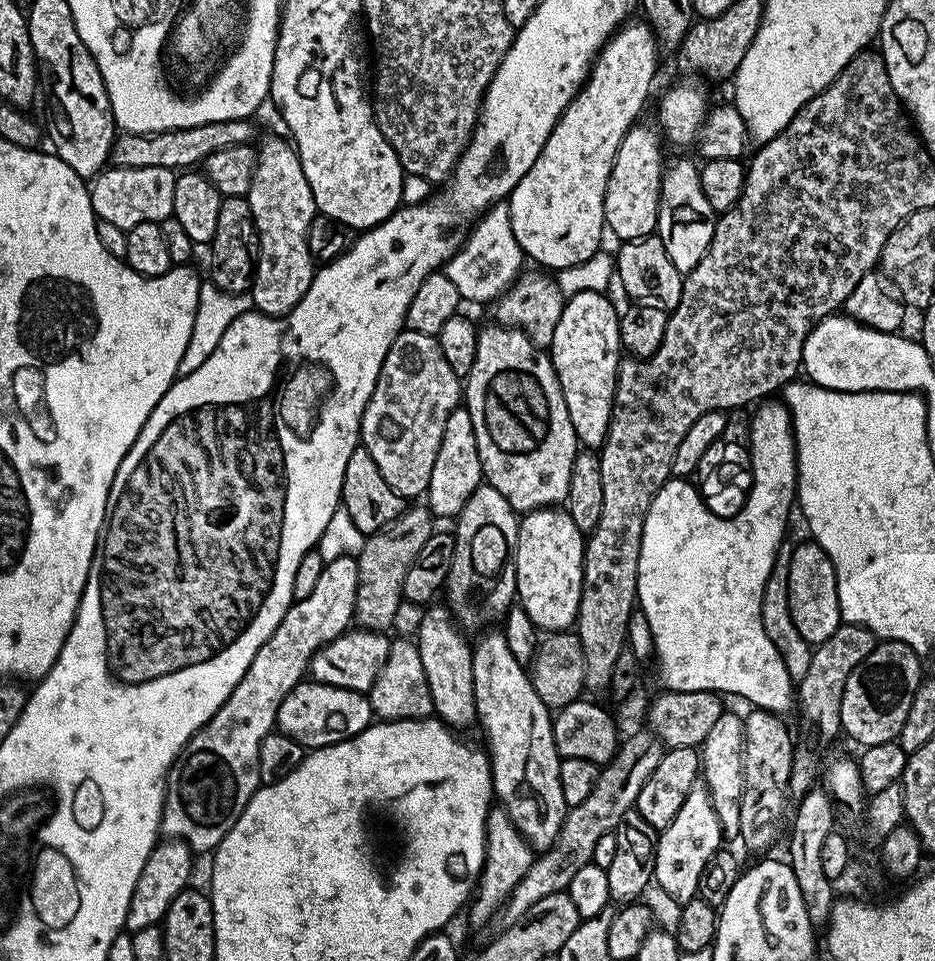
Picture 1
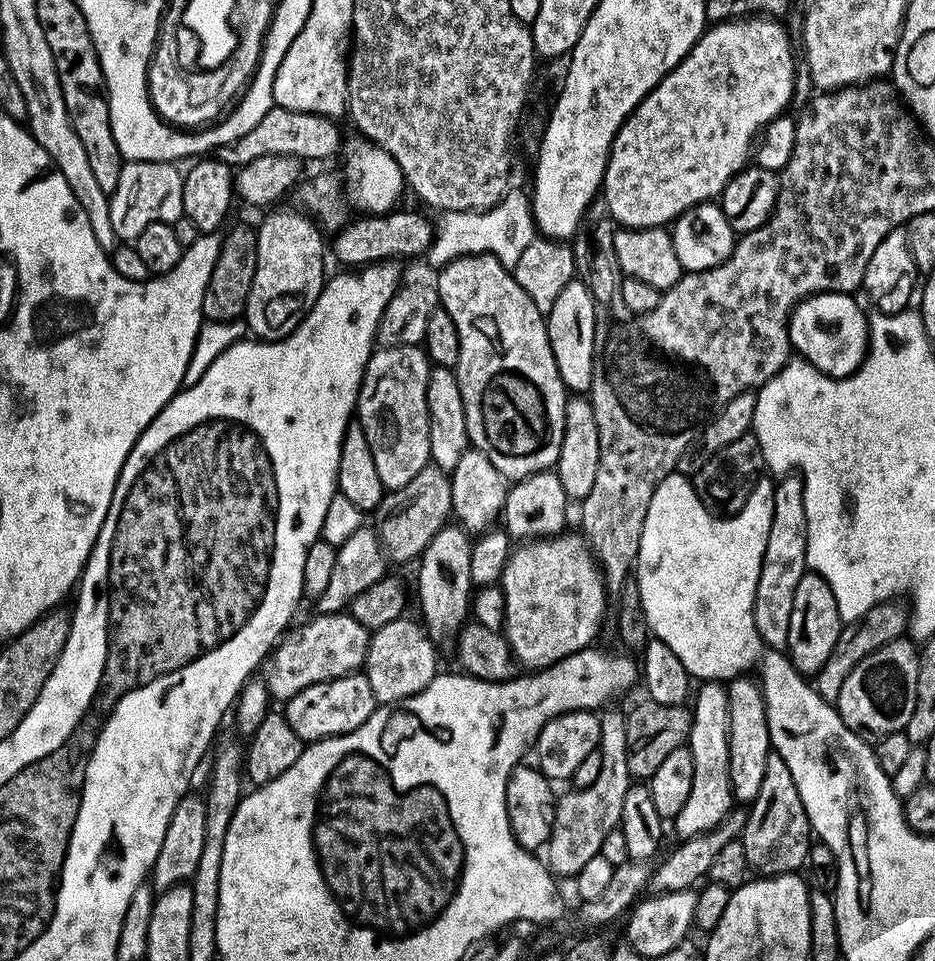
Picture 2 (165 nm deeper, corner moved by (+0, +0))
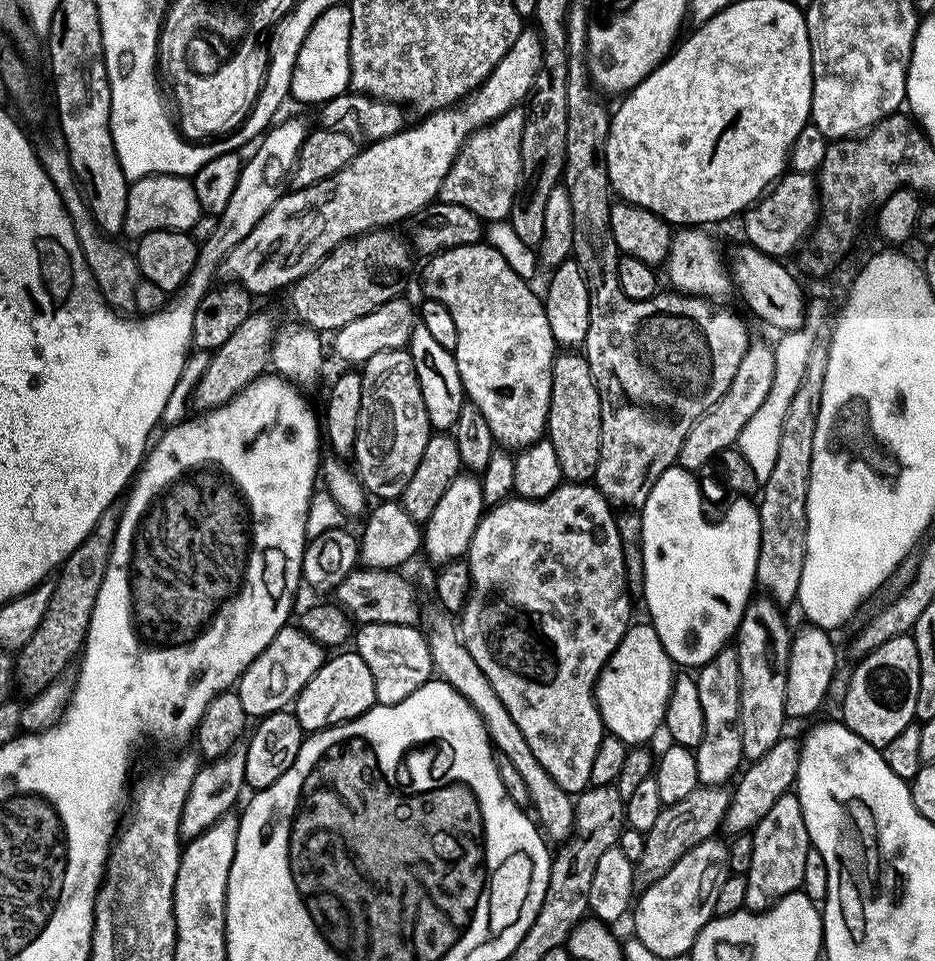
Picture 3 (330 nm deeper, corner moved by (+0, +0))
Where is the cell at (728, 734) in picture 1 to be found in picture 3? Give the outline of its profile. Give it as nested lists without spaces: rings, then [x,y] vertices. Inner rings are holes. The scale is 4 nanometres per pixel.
[[[771,598],[763,599],[749,603],[734,637],[740,667],[740,733],[748,762],[762,758],[786,732],[786,678],[794,632],[780,613],[781,605]]]

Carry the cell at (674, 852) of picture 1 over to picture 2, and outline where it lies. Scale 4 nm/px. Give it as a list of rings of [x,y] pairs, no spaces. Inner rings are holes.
[[[704,682],[695,689],[694,700],[695,696],[696,705],[691,705],[690,708],[692,729],[686,741],[686,747],[694,758],[694,786],[690,786],[690,794],[686,797],[686,806],[682,806],[682,810],[678,810],[674,821],[677,837],[680,838],[701,836],[702,833],[709,832],[711,828],[721,824],[734,807],[732,787],[730,786],[730,742],[728,741],[730,702],[728,701],[728,689],[720,682]]]

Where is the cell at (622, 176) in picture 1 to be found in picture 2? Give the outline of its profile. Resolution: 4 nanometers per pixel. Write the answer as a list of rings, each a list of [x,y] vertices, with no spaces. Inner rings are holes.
[[[759,14],[743,20],[725,20],[713,23],[700,35],[700,41],[689,50],[684,61],[674,70],[667,72],[661,78],[660,85],[631,112],[612,143],[602,185],[602,202],[608,208],[609,216],[620,228],[663,228],[671,225],[676,217],[681,216],[686,209],[692,208],[696,204],[715,201],[730,182],[730,178],[737,176],[749,163],[750,153],[753,151],[758,133],[774,117],[785,115],[789,111],[788,103],[791,102],[792,96],[794,97],[796,92],[798,73],[796,73],[796,60],[792,57],[792,40],[788,37],[787,30],[780,24],[783,23],[779,19]]]

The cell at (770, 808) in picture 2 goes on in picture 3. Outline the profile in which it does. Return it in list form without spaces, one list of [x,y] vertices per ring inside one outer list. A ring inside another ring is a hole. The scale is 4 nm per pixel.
[[[795,791],[782,794],[770,810],[752,829],[753,861],[746,875],[746,898],[744,908],[749,912],[765,912],[786,894],[799,892],[804,886],[806,854],[810,847],[806,818],[802,814],[802,802]]]

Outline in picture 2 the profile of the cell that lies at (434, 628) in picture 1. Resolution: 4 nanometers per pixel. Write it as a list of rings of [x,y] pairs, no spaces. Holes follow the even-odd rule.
[[[445,526],[438,530],[418,560],[420,573],[416,588],[420,591],[420,612],[424,615],[423,627],[429,636],[439,638],[447,632],[459,633],[470,616],[470,597],[474,585],[470,578],[472,543],[469,533],[459,526]]]

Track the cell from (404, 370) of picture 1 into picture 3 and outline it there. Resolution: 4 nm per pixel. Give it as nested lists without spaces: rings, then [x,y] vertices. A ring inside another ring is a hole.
[[[395,348],[374,354],[374,358],[370,358],[362,366],[362,410],[358,414],[358,438],[354,453],[354,467],[365,489],[373,497],[380,496],[376,498],[381,501],[399,497],[417,469],[422,450],[426,450],[426,442],[433,432],[426,414],[426,402],[422,402],[418,374],[414,374],[414,362],[407,350]]]

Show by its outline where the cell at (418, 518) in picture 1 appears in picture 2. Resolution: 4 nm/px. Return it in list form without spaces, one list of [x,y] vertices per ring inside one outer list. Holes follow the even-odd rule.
[[[433,464],[423,467],[417,477],[412,478],[406,486],[385,493],[374,513],[374,530],[385,557],[391,563],[394,561],[398,564],[419,559],[435,534],[438,534],[438,530],[444,528],[451,519],[452,504],[451,477]]]

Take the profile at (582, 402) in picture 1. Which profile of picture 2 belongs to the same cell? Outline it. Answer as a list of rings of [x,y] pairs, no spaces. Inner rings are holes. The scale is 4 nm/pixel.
[[[574,278],[558,294],[558,302],[546,313],[550,350],[558,366],[565,389],[572,394],[588,394],[594,378],[594,334],[596,333],[596,307],[592,296],[579,278]]]

